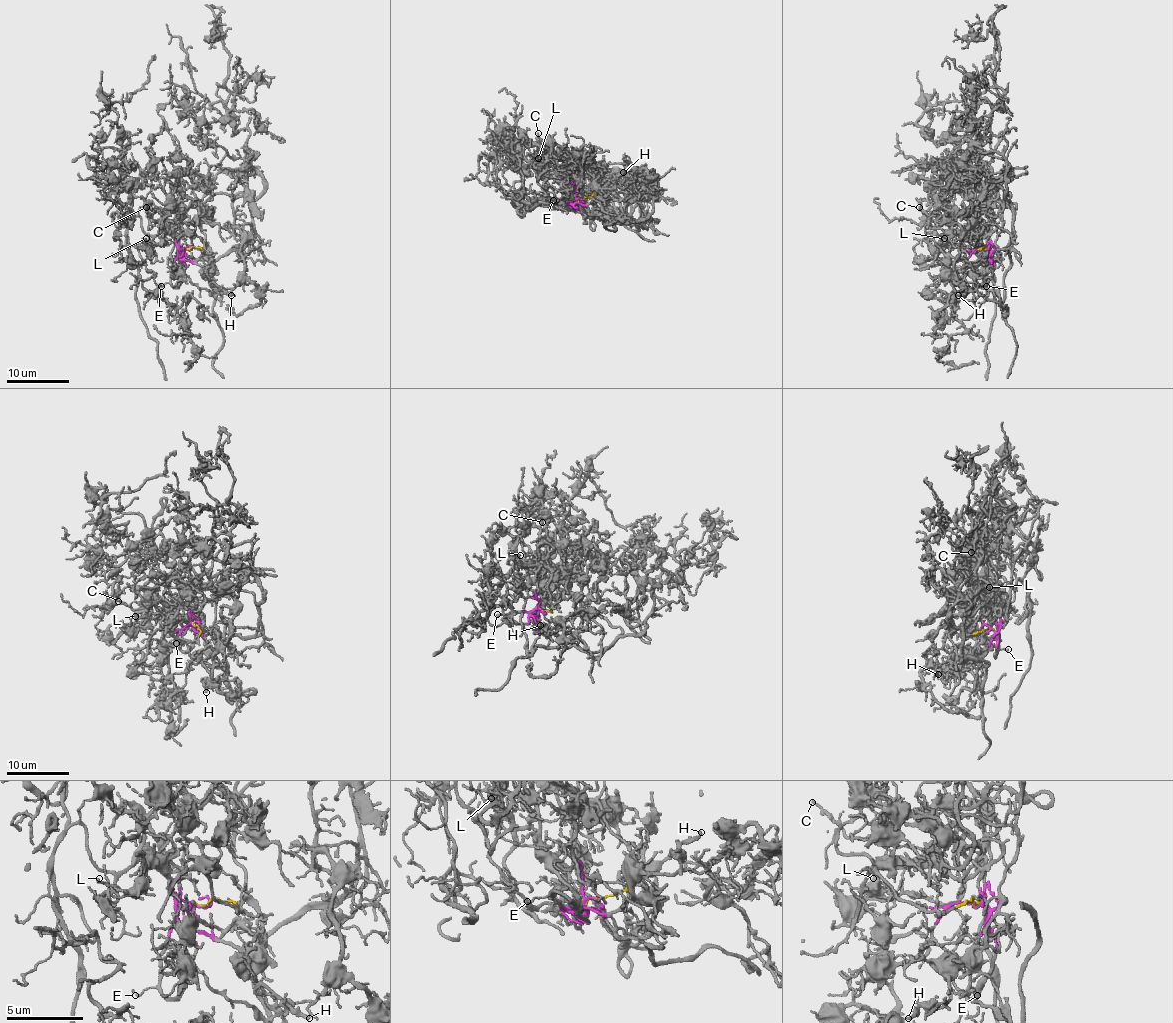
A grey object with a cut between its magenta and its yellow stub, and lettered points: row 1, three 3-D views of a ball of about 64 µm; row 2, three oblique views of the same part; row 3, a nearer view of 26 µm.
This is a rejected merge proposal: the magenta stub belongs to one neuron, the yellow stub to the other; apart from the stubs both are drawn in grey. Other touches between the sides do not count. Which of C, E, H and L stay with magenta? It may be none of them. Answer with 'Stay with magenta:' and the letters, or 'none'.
Stay with magenta: C, E, H, L

